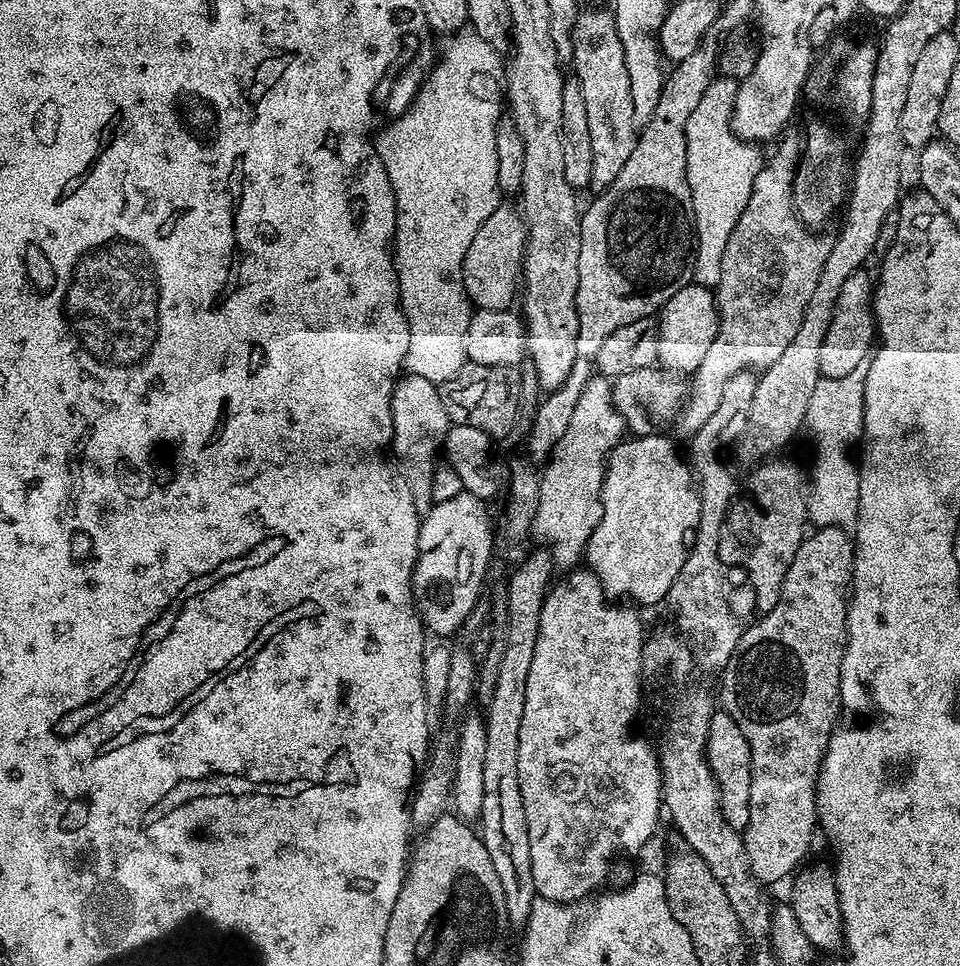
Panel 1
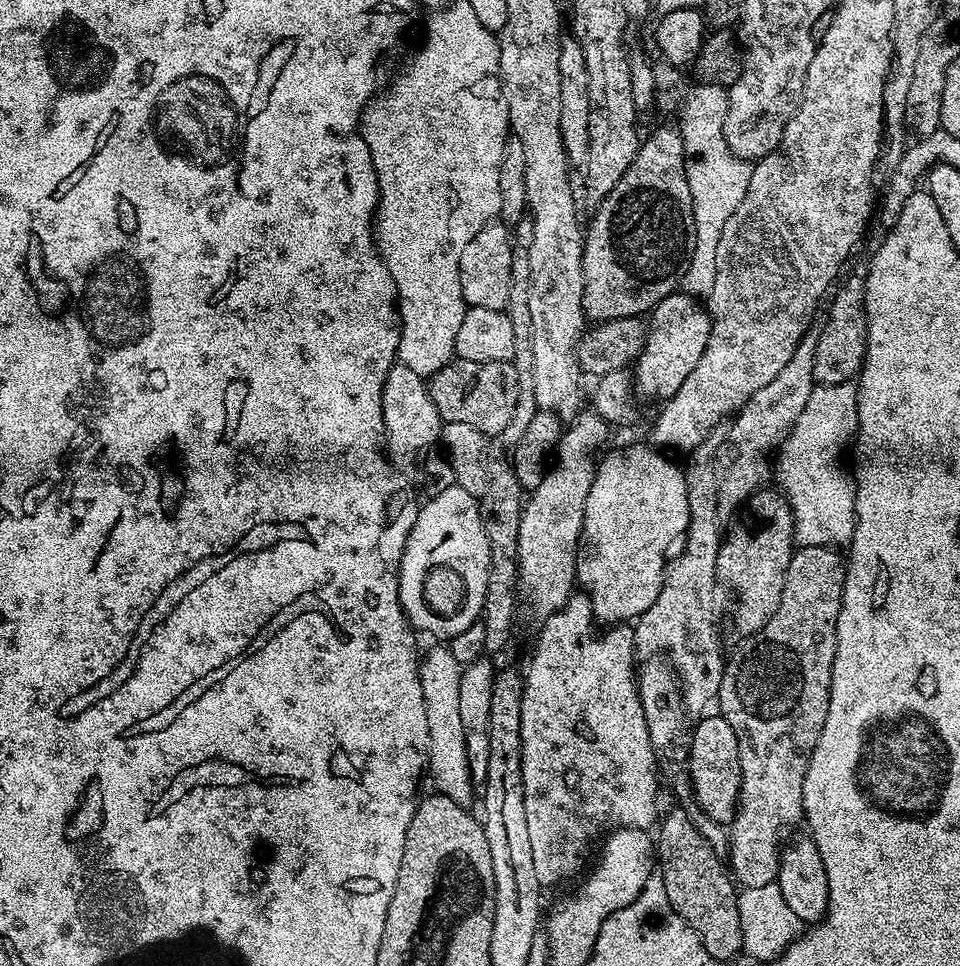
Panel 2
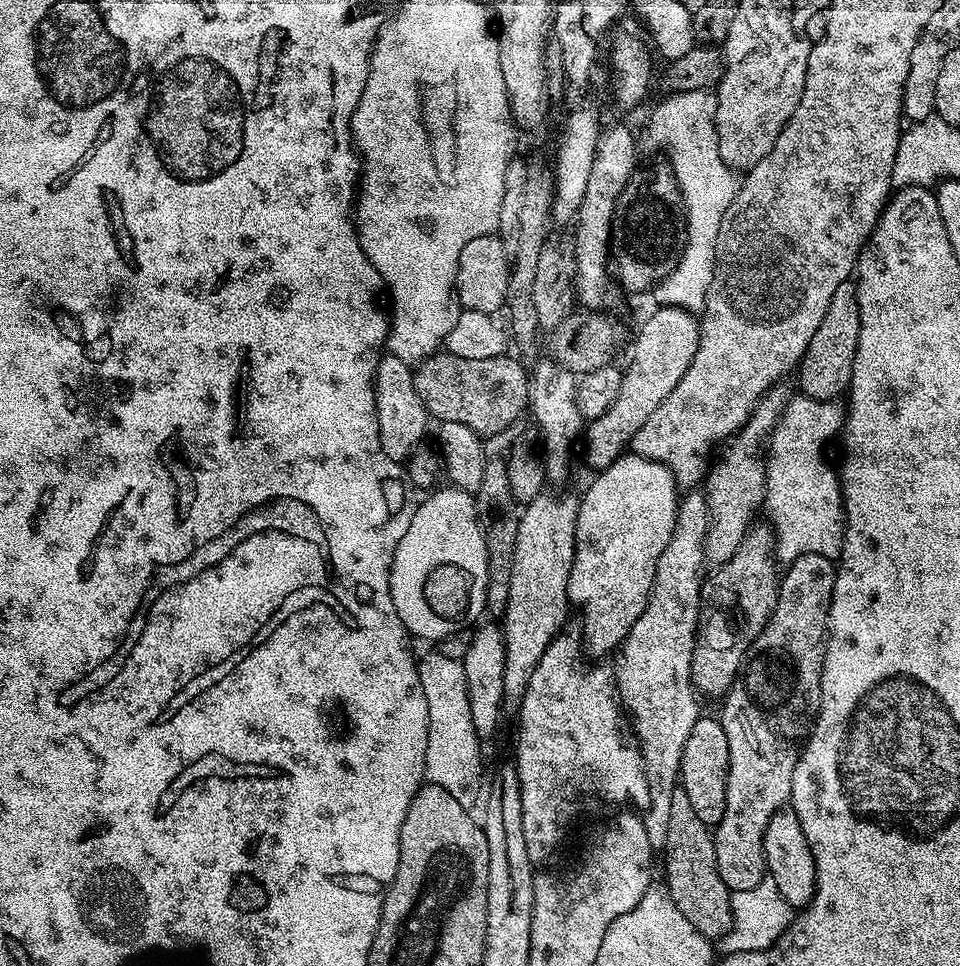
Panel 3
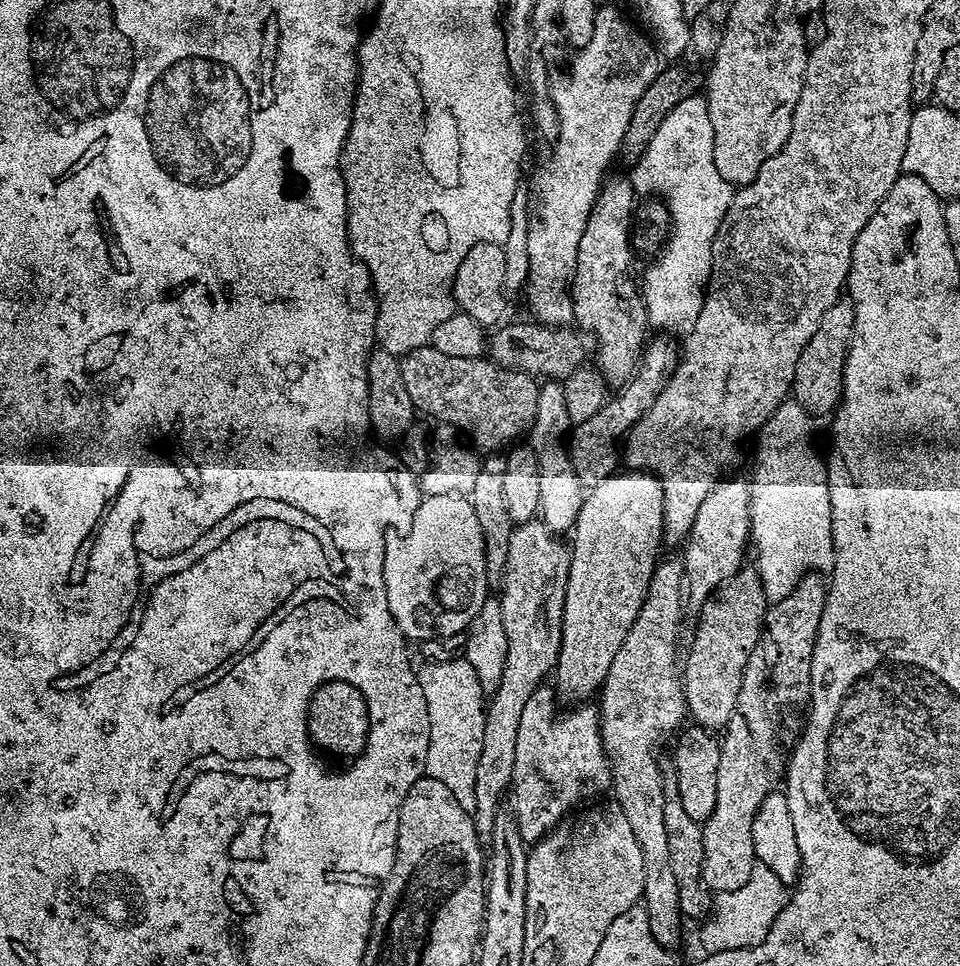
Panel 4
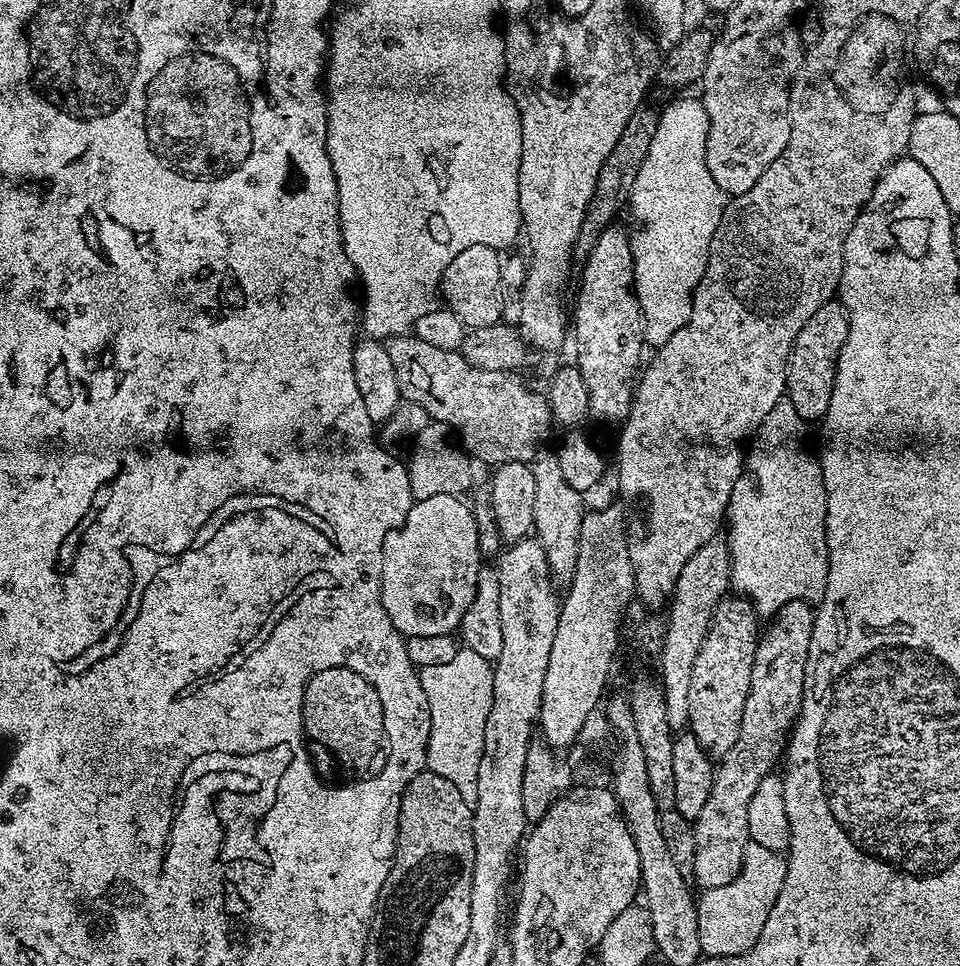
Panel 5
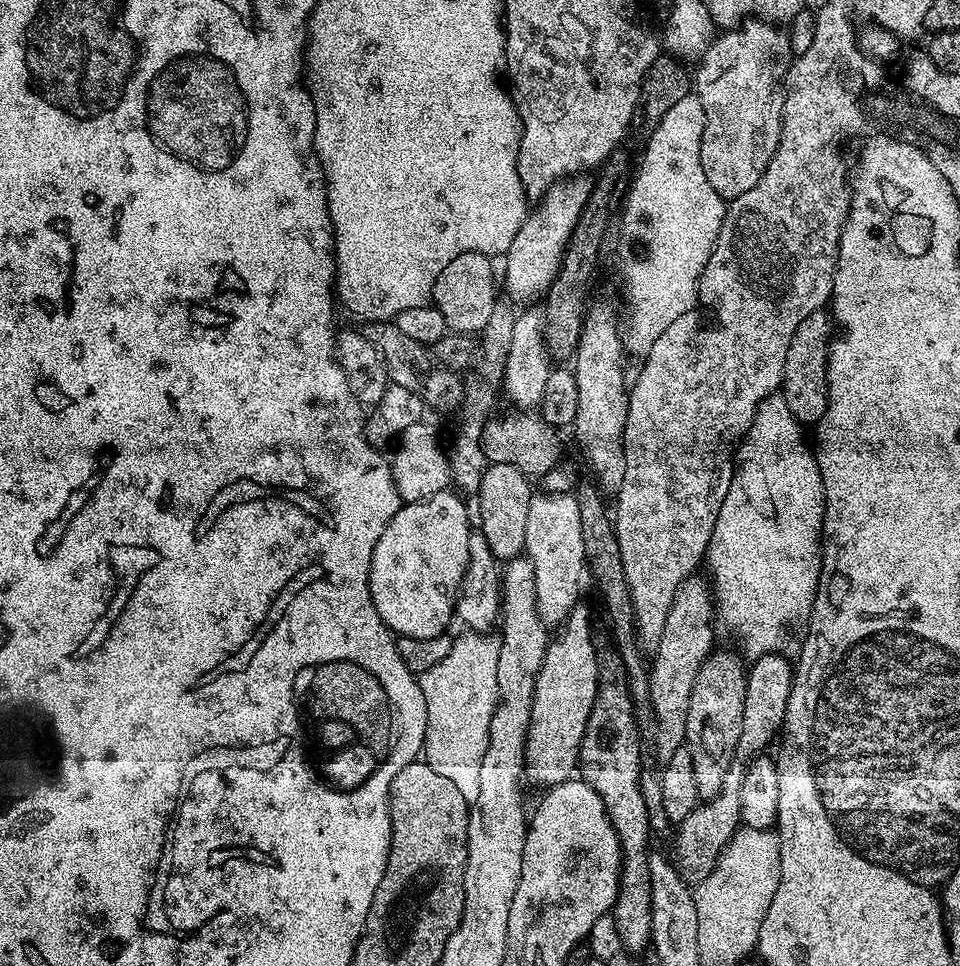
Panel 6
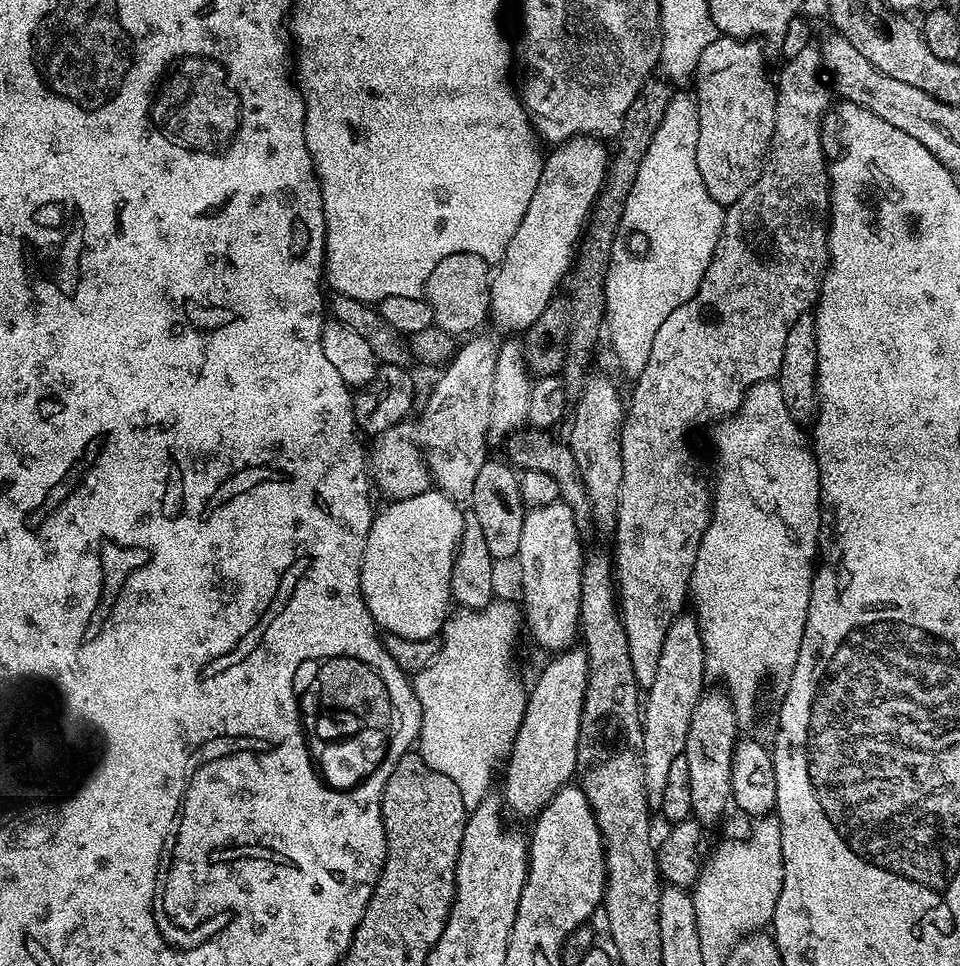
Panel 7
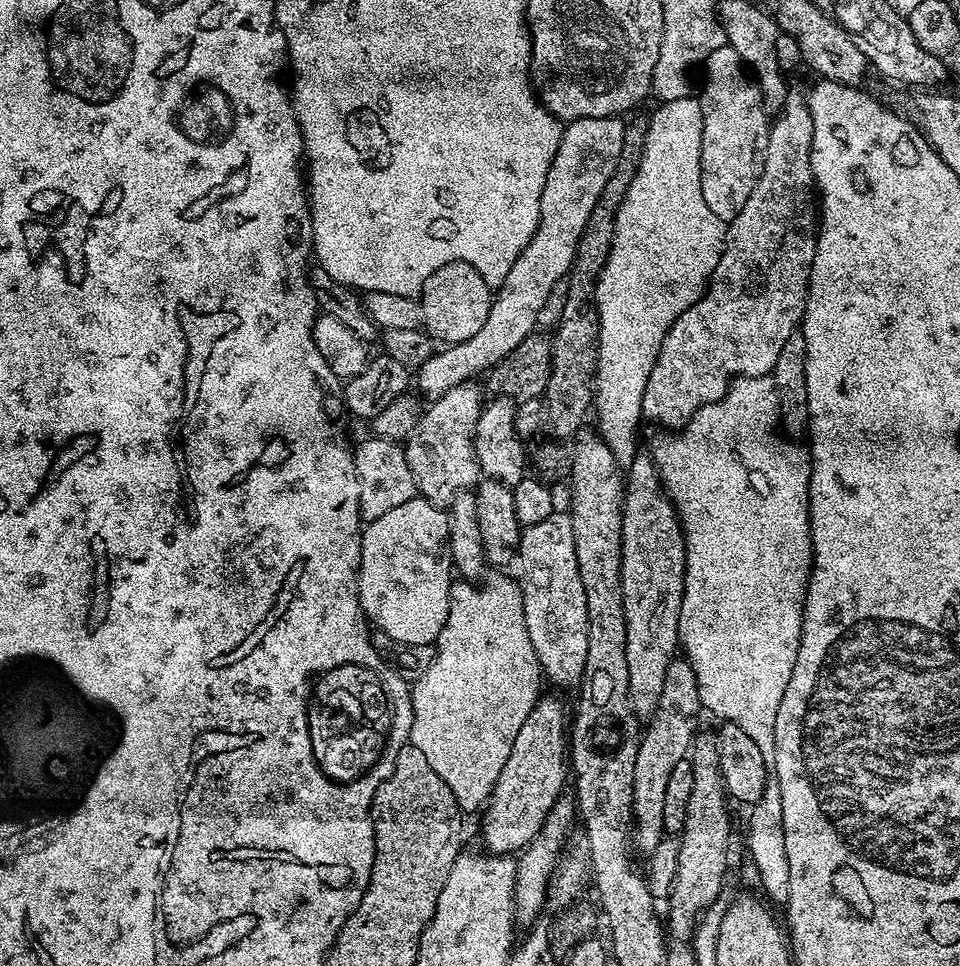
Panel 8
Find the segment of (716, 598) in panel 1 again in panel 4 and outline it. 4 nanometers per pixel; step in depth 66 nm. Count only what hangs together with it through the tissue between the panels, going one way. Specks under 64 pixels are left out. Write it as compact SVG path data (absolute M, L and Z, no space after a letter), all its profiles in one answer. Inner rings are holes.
M661 559L652 572L642 610L638 610L638 618L634 618L634 626L630 626L630 634L626 634L618 654L614 654L610 674L606 674L598 693L600 737L608 765L612 767L610 788L616 791L614 802L622 814L626 814L634 829L634 838L638 838L638 846L642 849L642 903L648 912L654 938L665 946L679 942L682 913L665 833L662 774L656 747L668 735L671 737L686 720L684 681L678 667L678 656L676 660L680 619L686 613L685 592L683 559Z

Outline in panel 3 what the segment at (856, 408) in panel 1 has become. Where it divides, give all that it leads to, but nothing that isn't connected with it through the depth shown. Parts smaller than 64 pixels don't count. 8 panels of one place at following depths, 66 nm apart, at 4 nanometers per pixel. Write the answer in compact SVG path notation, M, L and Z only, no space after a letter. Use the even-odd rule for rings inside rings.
M803 394L791 397L786 414L776 423L776 429L766 445L768 477L764 487L763 507L768 508L770 523L776 533L776 554L781 561L791 562L802 554L822 554L835 561L844 547L844 497L835 463L824 460L824 447L844 431L846 408L836 400L815 400Z

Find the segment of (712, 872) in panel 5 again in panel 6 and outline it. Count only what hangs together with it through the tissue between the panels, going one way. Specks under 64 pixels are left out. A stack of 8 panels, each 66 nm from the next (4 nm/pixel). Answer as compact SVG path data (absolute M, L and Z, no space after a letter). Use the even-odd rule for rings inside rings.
M766 652L763 656L755 657L747 669L746 702L742 706L742 738L738 742L737 757L759 756L775 736L777 739L781 735L794 675L793 661L788 661L786 657L778 652ZM732 763L730 770L726 770L726 782L722 782L722 790L718 790L716 797L697 804L696 809L675 829L676 845L673 846L671 855L681 878L690 886L701 884L708 877L710 870L714 870L722 850L730 842L737 828L741 827L744 769L743 763Z

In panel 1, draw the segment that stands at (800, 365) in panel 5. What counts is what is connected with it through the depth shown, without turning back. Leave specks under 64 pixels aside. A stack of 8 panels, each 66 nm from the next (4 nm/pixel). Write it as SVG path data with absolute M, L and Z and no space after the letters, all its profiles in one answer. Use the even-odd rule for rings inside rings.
M861 270L850 274L838 293L838 302L834 302L834 318L830 322L830 330L826 330L826 339L822 341L822 351L818 366L820 375L826 378L846 378L846 374L852 373L856 367L862 366L873 355L874 341L877 339L876 315L872 312L872 293L874 291L873 273Z

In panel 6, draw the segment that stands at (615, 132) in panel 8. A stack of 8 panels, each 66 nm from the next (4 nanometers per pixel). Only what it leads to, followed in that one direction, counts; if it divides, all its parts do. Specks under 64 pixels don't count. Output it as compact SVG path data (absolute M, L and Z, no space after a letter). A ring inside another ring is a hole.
M586 176L565 177L560 181L555 181L551 188L548 188L547 194L541 197L537 203L537 210L533 209L524 219L518 234L511 240L510 249L504 255L504 280L502 276L502 286L508 293L507 297L518 302L530 302L543 297L549 285L552 284L556 275L559 275L561 258L564 256L564 250L569 242L569 236L577 224L586 202L589 200L589 194L592 192L593 181Z

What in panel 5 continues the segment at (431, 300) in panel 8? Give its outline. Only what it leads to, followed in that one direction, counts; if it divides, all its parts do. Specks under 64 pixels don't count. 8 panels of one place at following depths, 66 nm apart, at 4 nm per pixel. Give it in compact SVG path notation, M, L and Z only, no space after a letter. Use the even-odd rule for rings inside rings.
M490 244L466 246L446 266L440 279L440 292L444 296L443 303L457 316L465 329L481 328L501 323L500 318L500 265L501 257L496 257L497 249Z

